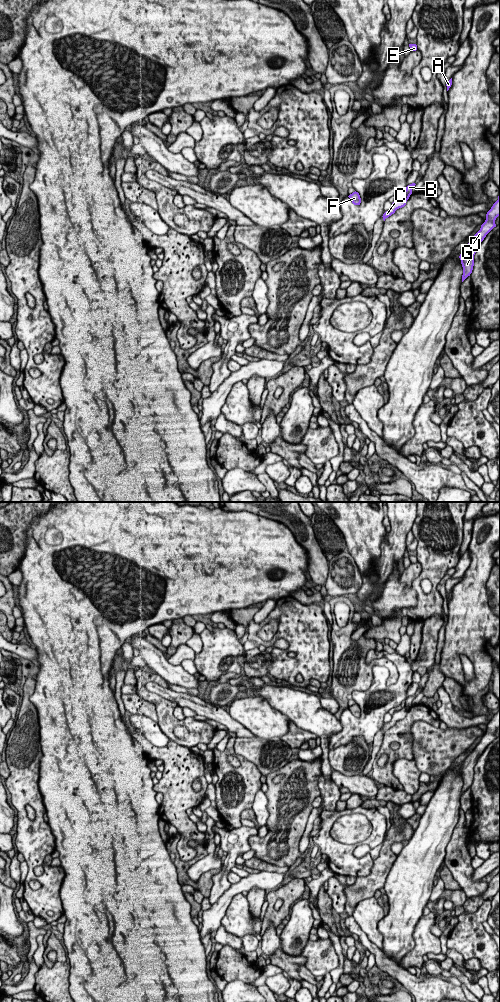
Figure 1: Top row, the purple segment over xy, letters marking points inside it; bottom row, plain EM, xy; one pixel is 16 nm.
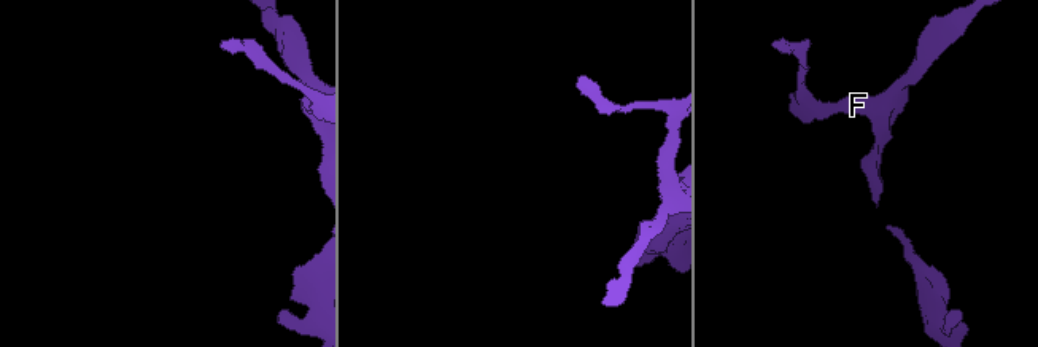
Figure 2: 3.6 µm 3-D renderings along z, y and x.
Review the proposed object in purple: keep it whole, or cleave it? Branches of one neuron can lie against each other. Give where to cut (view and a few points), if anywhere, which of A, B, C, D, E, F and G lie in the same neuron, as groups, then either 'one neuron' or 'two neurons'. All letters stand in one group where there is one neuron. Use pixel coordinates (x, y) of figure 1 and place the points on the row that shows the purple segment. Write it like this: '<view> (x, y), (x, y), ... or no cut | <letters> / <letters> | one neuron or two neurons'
xy (404, 192), (409, 195) | A B D E G / C F | two neurons

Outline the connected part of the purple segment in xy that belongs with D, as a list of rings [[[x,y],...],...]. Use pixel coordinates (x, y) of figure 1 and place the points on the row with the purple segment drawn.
[[[500,194],[498,200],[493,204],[491,209],[486,214],[486,220],[481,225],[480,230],[474,235],[470,242],[465,246],[459,258],[463,267],[462,282],[470,276],[474,266],[474,255],[484,240],[486,235],[496,227],[495,220],[500,216]]]

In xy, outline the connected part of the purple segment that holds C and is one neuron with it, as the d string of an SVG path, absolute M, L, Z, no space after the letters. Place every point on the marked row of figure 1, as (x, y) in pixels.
M404 193L400 198L395 199L391 208L383 214L383 220L385 221L386 218L394 214L397 209L404 207L409 197L409 194Z

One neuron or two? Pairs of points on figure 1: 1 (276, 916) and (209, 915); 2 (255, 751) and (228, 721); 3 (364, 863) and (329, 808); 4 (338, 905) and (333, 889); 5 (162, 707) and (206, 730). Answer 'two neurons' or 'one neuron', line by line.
1: two neurons
2: two neurons
3: one neuron
4: one neuron
5: one neuron

